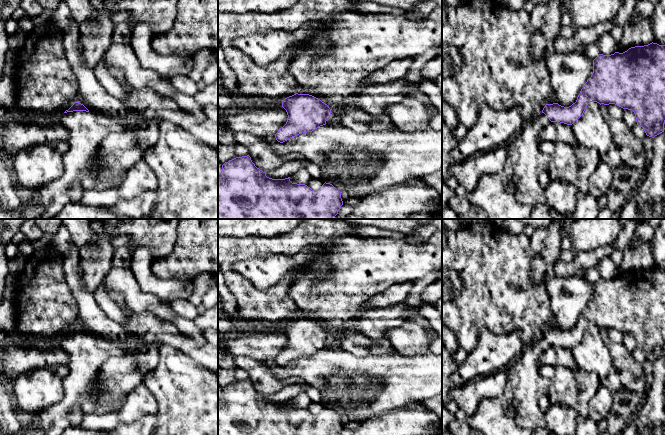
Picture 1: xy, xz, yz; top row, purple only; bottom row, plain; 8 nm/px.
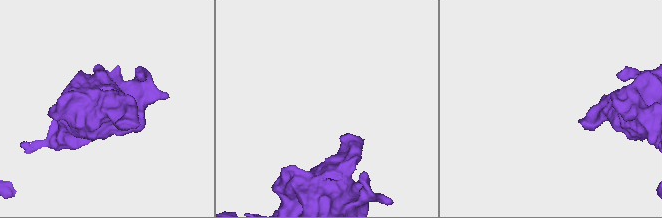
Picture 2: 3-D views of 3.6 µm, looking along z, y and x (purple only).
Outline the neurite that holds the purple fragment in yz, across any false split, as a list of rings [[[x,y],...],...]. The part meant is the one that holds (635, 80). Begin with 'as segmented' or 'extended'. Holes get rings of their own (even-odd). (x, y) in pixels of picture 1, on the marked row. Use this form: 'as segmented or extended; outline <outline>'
extended; outline [[[650,43],[644,46],[629,48],[623,53],[615,52],[611,55],[599,54],[593,60],[593,73],[580,91],[575,103],[564,107],[558,103],[546,104],[542,112],[534,119],[525,123],[520,135],[510,146],[509,154],[503,169],[494,174],[483,175],[477,187],[472,192],[466,192],[466,197],[472,205],[483,209],[488,219],[527,219],[533,208],[538,204],[545,205],[544,191],[550,180],[548,173],[549,157],[539,149],[541,131],[550,122],[560,122],[572,125],[584,113],[590,102],[600,105],[615,104],[623,109],[632,110],[638,126],[641,126],[646,135],[654,138],[664,132],[665,123],[665,45]]]

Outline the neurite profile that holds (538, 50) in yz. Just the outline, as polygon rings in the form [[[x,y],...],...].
[[[550,0],[545,23],[532,37],[529,54],[532,60],[541,60],[548,54],[548,47],[559,35],[562,14],[569,10],[567,0]]]

